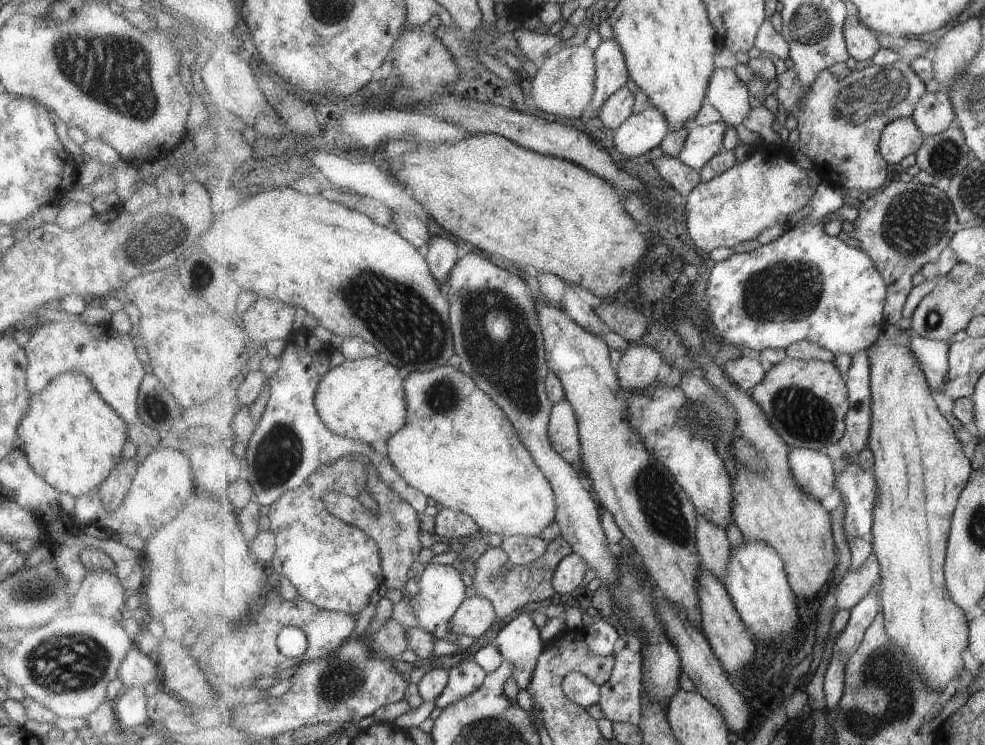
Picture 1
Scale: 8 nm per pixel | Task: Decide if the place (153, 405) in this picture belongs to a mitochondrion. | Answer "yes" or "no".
yes

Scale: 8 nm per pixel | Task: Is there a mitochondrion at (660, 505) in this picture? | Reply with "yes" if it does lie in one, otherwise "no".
yes

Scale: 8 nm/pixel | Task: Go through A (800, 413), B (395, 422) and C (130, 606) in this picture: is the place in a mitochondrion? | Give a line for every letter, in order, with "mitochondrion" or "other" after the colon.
A: mitochondrion
B: other
C: other

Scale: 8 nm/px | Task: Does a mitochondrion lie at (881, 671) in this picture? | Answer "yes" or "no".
yes

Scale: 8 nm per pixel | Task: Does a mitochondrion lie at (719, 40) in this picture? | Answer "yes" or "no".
no

